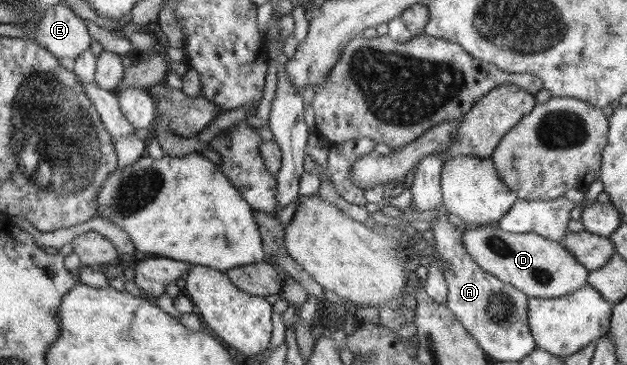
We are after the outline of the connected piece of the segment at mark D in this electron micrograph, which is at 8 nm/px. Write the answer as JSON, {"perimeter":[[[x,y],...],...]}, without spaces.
{"perimeter":[[[492,223],[468,227],[461,235],[465,249],[477,265],[523,291],[530,298],[565,297],[587,285],[590,270],[577,261],[561,241],[554,241],[537,233],[507,232]]]}

